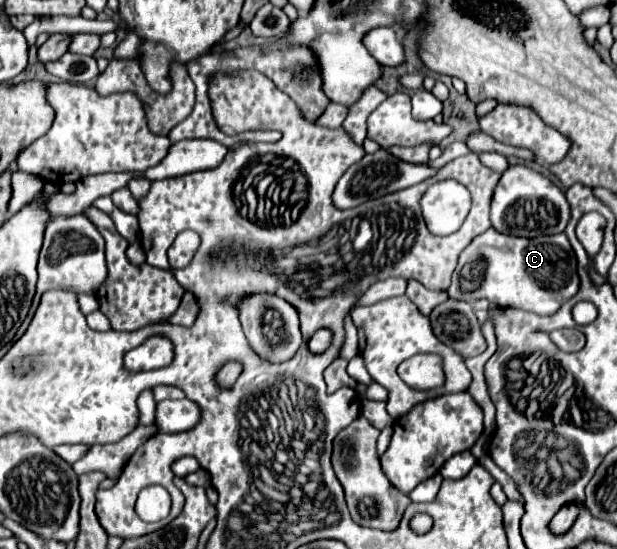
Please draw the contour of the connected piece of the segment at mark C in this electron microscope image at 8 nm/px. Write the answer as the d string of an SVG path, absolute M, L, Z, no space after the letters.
M489 228L459 254L447 292L453 300L473 302L487 298L491 304L503 308L521 308L539 316L549 316L555 314L571 296L575 296L577 290L577 260L563 232L555 236L517 238Z

